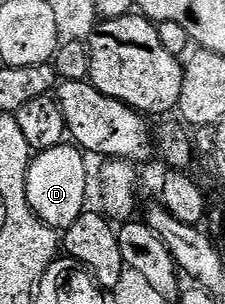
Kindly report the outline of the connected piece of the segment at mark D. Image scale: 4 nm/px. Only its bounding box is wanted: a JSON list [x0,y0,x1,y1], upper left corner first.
[27,142,87,230]

